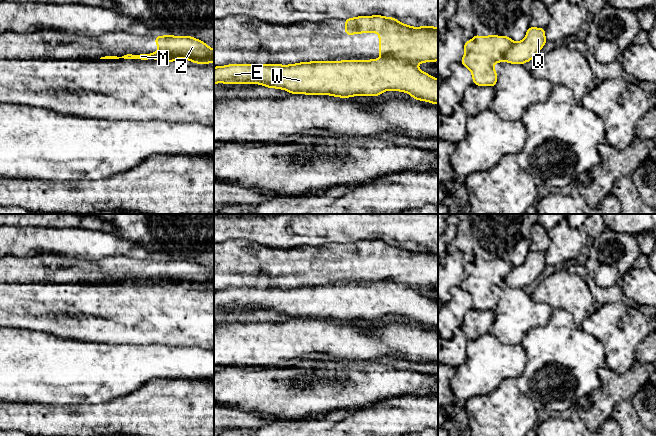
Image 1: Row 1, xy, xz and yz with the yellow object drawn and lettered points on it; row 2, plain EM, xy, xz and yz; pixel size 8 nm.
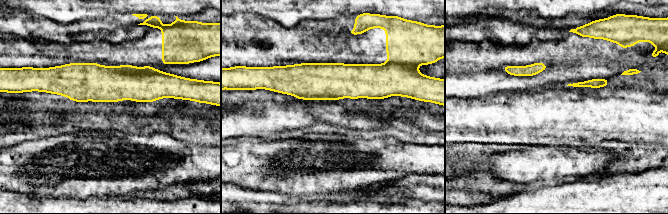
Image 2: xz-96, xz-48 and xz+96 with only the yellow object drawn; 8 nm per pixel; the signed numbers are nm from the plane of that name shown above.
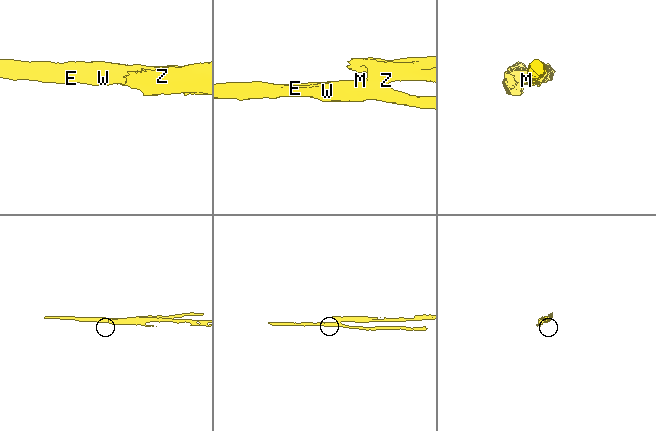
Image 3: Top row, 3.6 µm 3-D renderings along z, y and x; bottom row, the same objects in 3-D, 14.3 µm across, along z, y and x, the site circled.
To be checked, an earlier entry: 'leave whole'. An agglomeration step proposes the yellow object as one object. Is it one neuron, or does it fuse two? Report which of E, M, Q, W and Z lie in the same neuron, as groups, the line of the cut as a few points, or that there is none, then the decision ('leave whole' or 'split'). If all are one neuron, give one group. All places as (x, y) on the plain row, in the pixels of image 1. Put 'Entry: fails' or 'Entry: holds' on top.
Entry: fails
groups E M Q W / Z; cut xz (381, 281), (403, 283), (415, 288); split

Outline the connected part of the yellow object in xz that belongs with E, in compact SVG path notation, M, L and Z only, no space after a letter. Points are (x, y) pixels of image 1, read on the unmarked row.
M392 282L372 284L343 284L280 288L229 288L214 291L214 308L261 308L268 312L287 314L291 318L378 320L394 314L407 316L413 323L438 328L438 303L423 296L414 287Z

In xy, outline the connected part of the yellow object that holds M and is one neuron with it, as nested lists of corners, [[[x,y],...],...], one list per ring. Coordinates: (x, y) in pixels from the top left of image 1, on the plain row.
[[[157,275],[155,277],[150,277],[150,278],[139,278],[139,279],[132,279],[132,278],[127,278],[122,281],[117,281],[117,280],[105,280],[101,281],[100,283],[119,283],[119,282],[124,282],[124,283],[140,283],[140,284],[148,284],[148,283],[155,283],[155,284],[161,284],[163,286],[173,286],[175,284],[178,284],[179,281],[177,279],[164,276],[164,275]]]

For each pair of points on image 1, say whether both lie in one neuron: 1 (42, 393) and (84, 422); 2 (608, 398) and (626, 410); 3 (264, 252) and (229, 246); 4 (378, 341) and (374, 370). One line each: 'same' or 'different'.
1: different
2: different
3: same
4: different

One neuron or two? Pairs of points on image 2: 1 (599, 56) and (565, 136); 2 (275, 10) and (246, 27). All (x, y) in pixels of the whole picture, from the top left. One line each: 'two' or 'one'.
1: two
2: two

